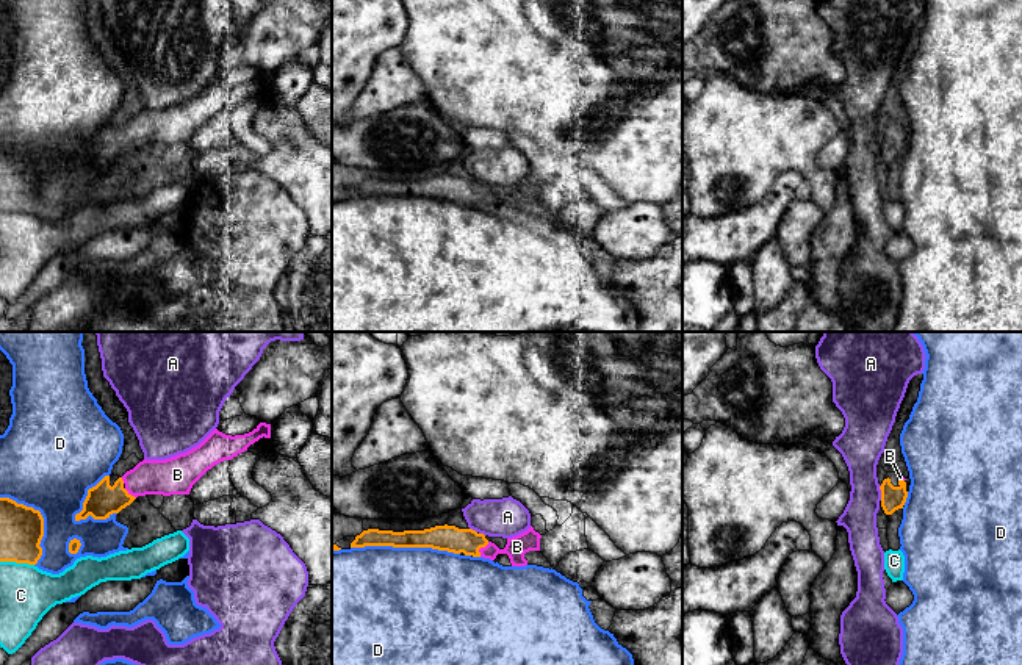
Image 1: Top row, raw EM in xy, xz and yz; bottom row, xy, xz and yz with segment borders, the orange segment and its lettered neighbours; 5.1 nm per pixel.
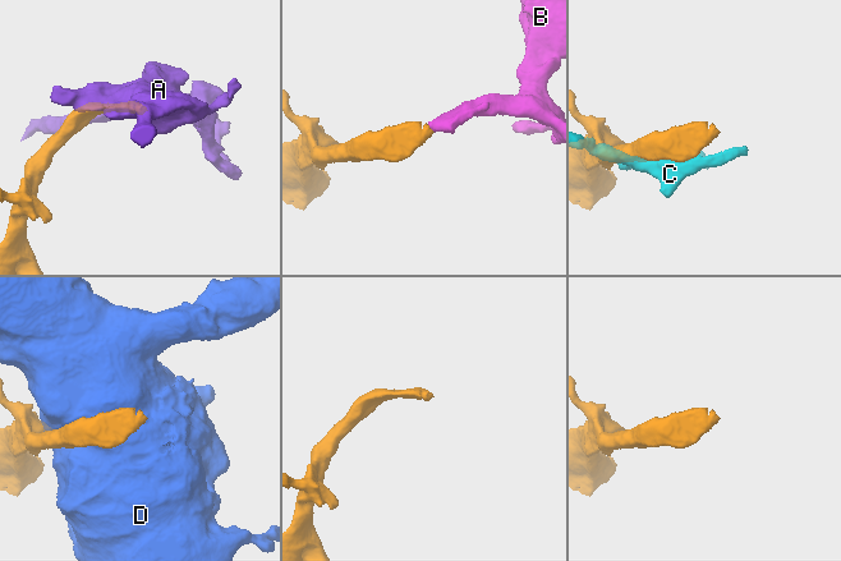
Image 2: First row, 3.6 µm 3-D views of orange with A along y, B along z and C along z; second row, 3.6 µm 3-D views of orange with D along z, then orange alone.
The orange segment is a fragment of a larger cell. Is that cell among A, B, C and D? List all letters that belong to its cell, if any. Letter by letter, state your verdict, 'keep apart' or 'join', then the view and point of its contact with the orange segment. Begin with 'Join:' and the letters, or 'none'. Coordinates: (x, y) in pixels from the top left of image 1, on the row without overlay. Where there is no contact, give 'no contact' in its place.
Join: B
A: keep apart; contact yz (881, 143)
B: join; contact xz (481, 196)
C: keep apart; contact xy (17, 212)
D: keep apart; contact xz (406, 196)

